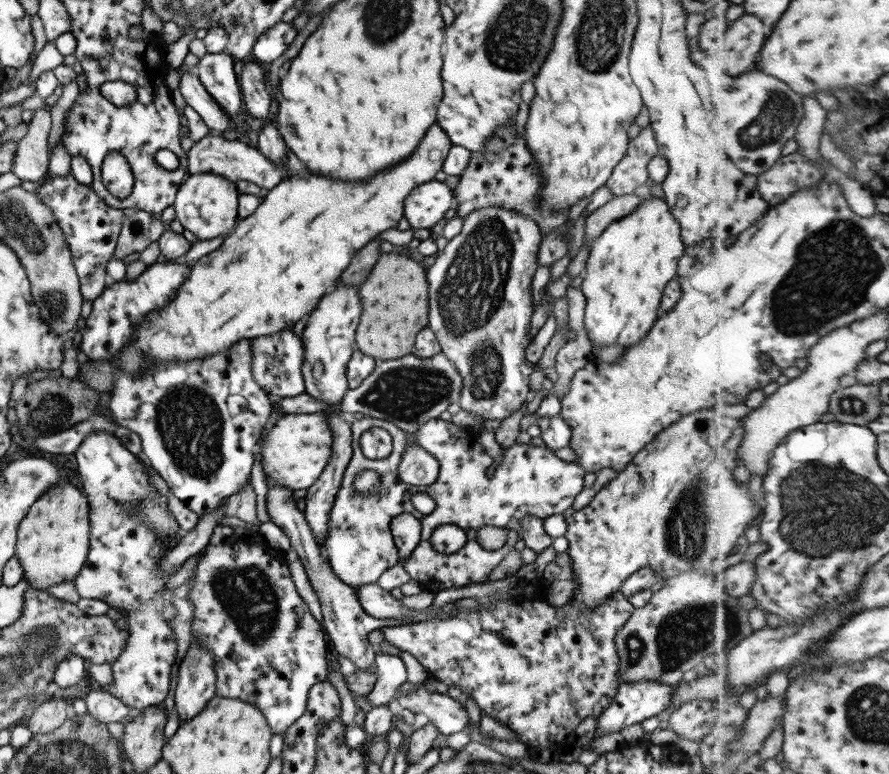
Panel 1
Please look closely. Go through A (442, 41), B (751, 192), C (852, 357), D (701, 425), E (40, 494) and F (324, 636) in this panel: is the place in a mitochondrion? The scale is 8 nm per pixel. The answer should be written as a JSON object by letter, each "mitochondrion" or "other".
{"A":"other","B":"other","C":"other","D":"other","E":"other","F":"other"}

